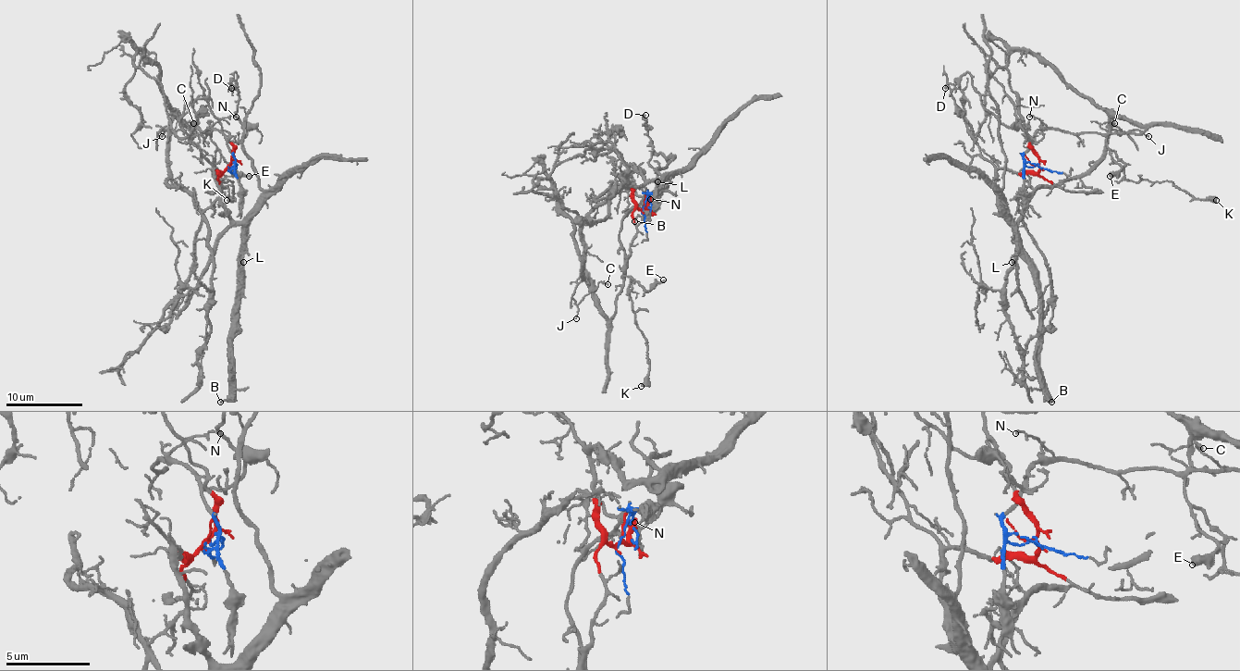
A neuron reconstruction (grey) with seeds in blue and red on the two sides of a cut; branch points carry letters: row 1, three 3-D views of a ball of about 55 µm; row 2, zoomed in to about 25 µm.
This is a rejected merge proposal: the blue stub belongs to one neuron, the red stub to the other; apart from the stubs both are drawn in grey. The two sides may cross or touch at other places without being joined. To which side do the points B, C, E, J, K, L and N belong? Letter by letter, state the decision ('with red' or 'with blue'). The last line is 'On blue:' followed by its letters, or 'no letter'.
B: with red
C: with blue
E: with blue
J: with blue
K: with blue
L: with red
N: with blue
On blue: C, E, J, K, N

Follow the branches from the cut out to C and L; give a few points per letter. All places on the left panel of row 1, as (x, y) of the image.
C: (228, 166), (232, 153), (216, 130), (202, 133), (180, 118), (157, 131), (194, 123)
L: (228, 166), (219, 174), (214, 169), (221, 205), (244, 229), (244, 262)

